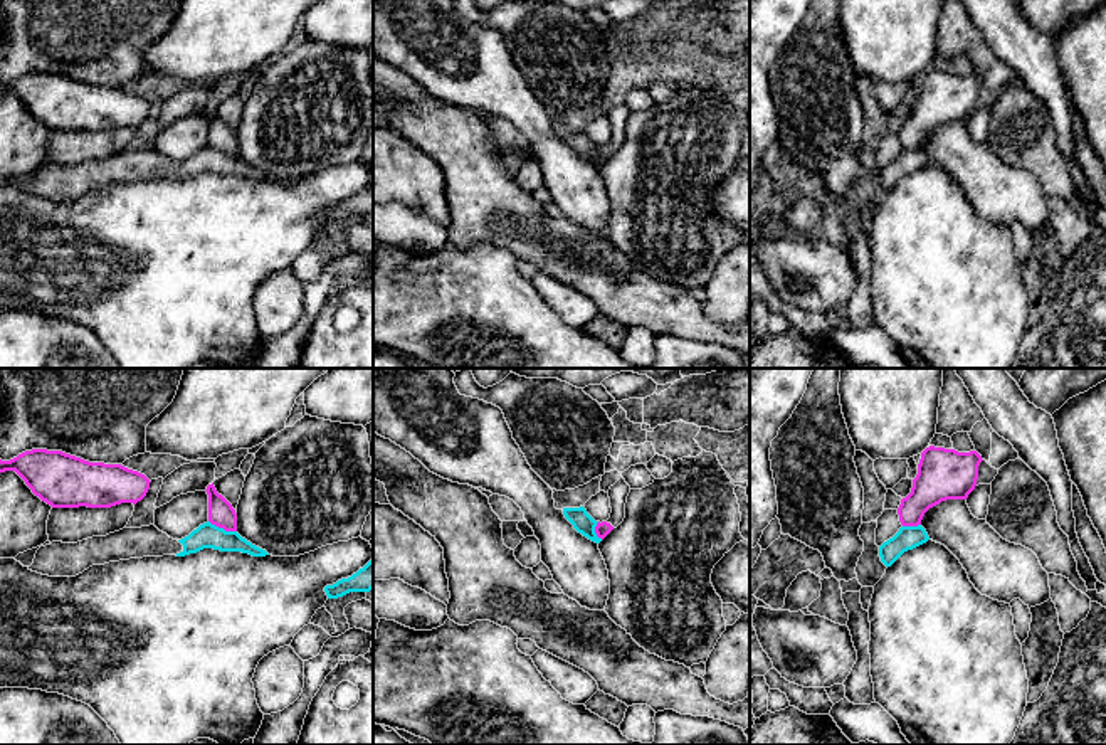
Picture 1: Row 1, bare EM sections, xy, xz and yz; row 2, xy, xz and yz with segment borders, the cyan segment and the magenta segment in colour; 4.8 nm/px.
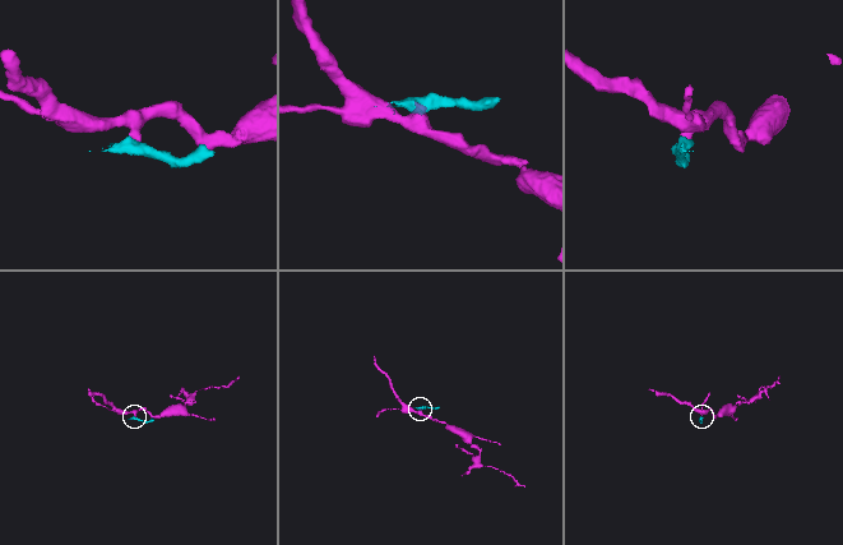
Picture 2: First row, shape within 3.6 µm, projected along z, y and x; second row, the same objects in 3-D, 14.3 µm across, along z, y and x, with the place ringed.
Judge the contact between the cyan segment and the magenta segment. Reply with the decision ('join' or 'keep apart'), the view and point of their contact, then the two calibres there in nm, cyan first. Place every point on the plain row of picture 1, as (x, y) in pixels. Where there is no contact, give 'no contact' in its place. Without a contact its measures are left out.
keep apart | xy (222, 152) | 120/130 nm

